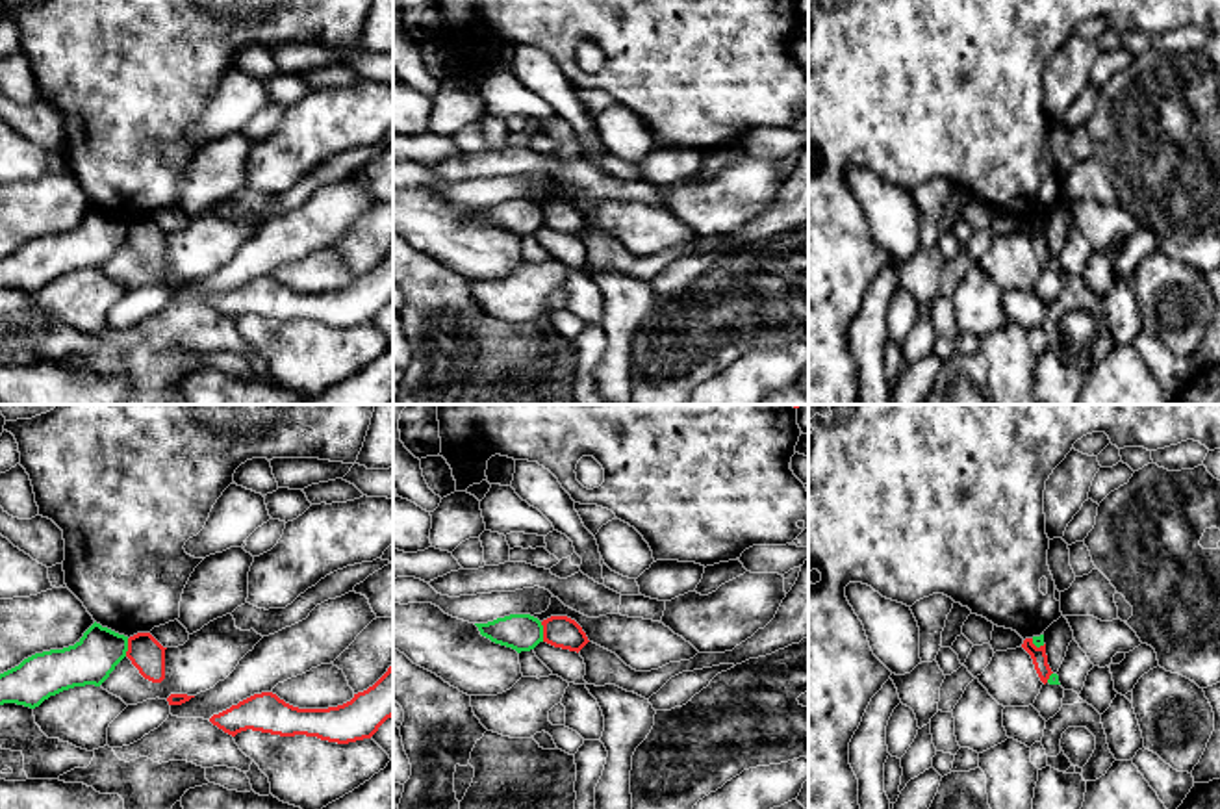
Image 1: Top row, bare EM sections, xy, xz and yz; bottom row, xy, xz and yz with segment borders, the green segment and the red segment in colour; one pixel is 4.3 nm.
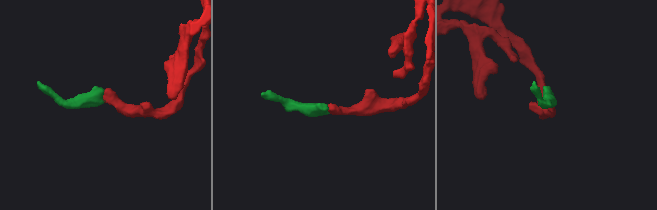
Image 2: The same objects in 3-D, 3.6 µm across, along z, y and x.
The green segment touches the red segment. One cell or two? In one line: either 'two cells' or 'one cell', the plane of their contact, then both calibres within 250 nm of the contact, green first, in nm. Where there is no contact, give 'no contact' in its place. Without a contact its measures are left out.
two cells | xz | 160/140 nm

